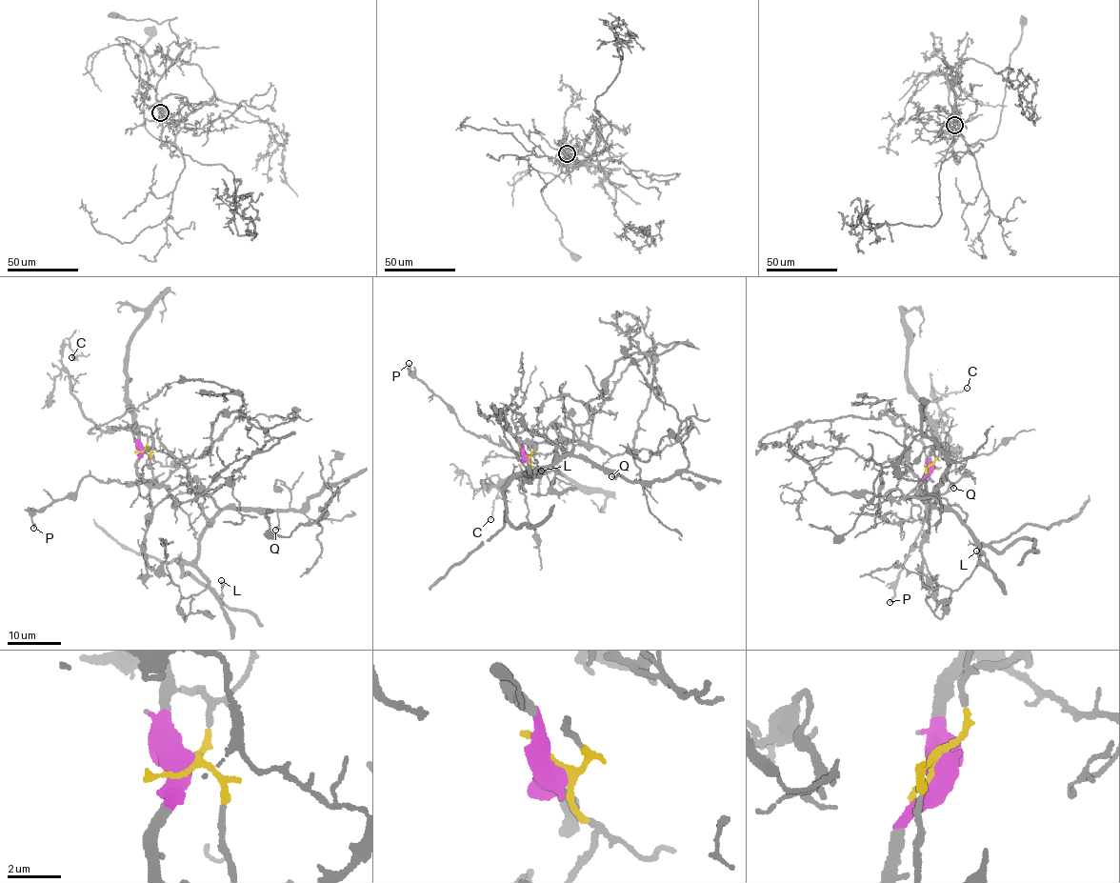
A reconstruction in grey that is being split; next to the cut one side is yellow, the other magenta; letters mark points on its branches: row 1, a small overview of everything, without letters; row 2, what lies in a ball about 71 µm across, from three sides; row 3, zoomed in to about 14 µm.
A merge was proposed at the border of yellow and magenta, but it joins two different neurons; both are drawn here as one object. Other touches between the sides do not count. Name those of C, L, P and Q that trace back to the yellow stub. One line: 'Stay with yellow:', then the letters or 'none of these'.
Stay with yellow: L, Q

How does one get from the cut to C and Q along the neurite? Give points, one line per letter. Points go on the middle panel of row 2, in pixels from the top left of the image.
C: (527, 455), (530, 462), (525, 471), (509, 475), (488, 491), (482, 480), (486, 486), (499, 488), (490, 520)
Q: (527, 455), (532, 452), (525, 442), (533, 449), (536, 474), (568, 456), (586, 456), (619, 474), (610, 477)

